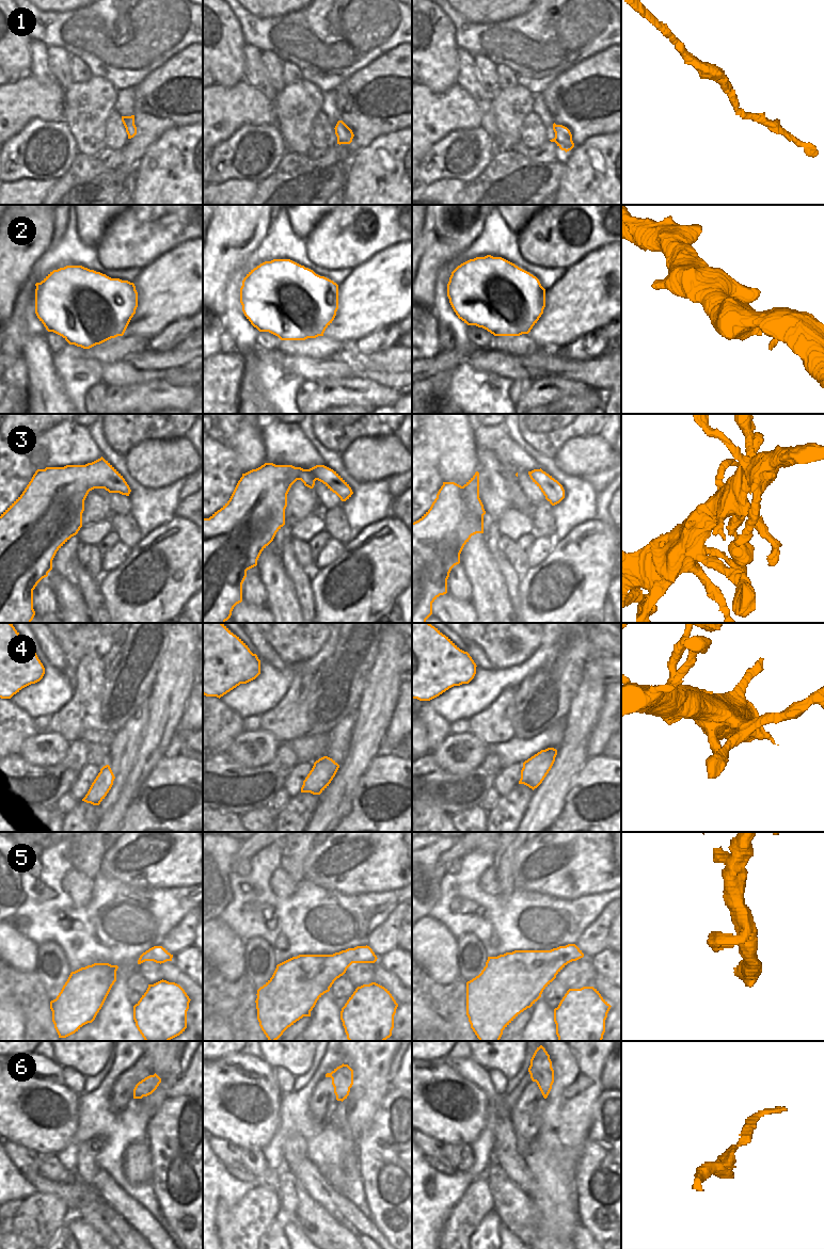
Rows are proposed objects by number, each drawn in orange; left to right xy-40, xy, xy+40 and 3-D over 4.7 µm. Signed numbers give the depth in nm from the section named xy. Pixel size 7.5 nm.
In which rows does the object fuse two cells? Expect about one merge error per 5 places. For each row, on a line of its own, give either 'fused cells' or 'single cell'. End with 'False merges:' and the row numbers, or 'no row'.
1: single cell
2: single cell
3: single cell
4: single cell
5: single cell
6: single cell
False merges: no row

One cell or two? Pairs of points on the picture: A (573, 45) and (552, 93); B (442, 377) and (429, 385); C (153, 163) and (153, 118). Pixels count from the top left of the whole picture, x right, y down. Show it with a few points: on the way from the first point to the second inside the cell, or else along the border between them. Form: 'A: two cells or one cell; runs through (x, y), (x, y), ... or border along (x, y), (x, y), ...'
A: two cells; border along (583, 61), (563, 71), (543, 91)
B: one cell; runs through (439, 380), (432, 385)
C: two cells; border along (173, 129), (162, 132), (147, 147), (137, 163)

